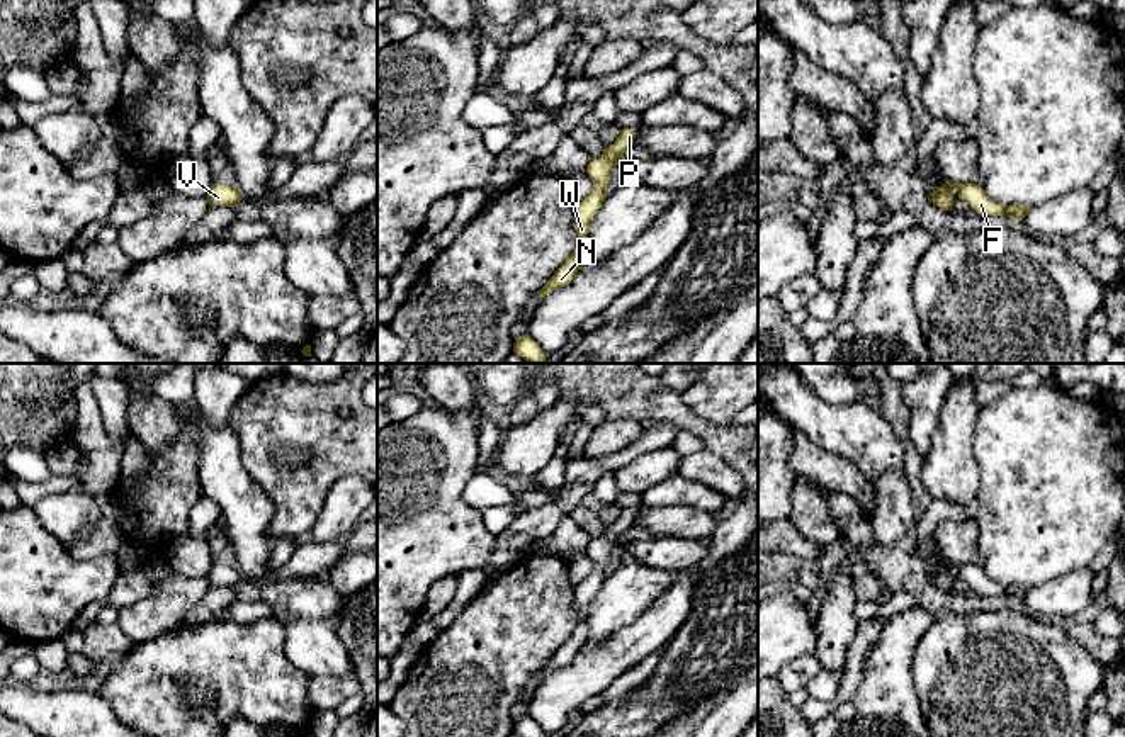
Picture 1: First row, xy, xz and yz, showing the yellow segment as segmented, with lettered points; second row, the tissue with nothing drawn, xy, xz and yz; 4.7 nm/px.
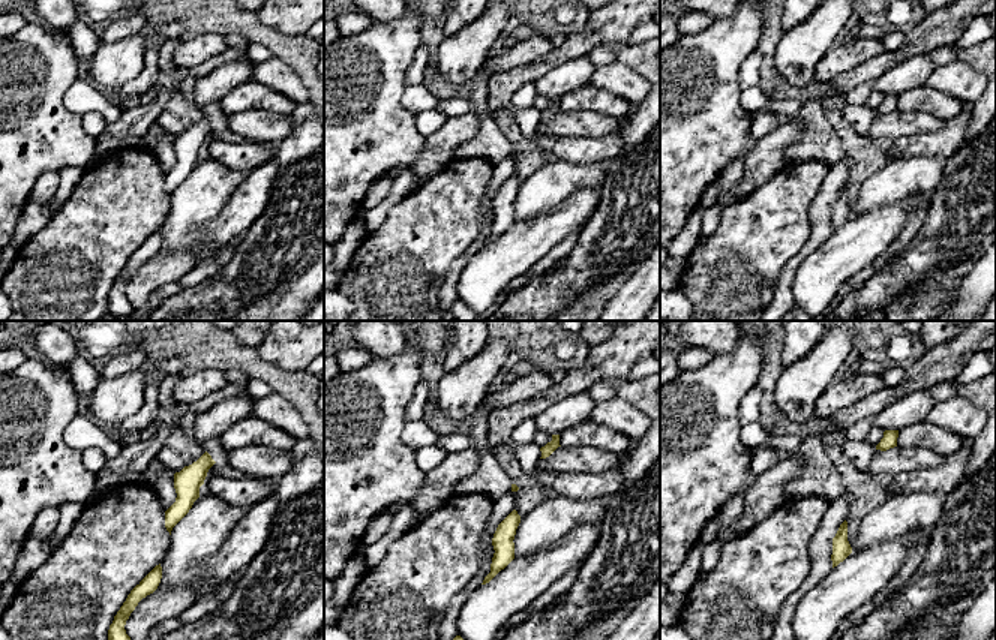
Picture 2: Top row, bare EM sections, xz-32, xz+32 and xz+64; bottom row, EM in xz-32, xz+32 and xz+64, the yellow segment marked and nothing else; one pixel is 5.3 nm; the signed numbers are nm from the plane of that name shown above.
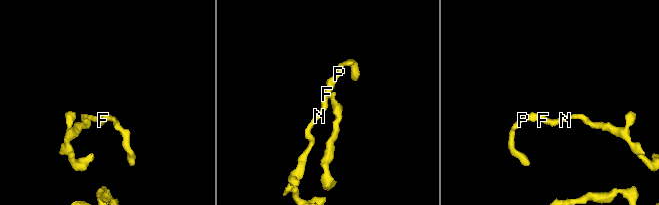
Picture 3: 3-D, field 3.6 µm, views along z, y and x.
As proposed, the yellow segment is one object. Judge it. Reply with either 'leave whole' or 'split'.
leave whole

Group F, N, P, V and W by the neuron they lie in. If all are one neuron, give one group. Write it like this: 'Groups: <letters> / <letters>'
Groups: F N P V W

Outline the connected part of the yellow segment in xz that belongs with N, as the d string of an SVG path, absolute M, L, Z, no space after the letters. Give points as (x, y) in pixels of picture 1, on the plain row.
M624 508L613 525L603 528L603 533L598 538L590 538L585 552L591 559L593 567L590 574L574 588L574 611L578 615L576 628L554 652L549 662L539 671L540 681L547 674L568 666L585 647L588 639L590 603L607 579L605 569L613 549L620 545L620 537L634 525L634 520L636 513L629 508Z

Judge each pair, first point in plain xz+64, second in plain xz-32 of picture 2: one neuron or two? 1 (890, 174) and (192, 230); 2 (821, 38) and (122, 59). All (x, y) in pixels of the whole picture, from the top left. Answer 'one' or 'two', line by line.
1: one
2: one

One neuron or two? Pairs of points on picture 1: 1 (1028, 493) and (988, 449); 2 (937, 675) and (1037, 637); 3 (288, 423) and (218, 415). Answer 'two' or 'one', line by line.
1: one
2: one
3: two

